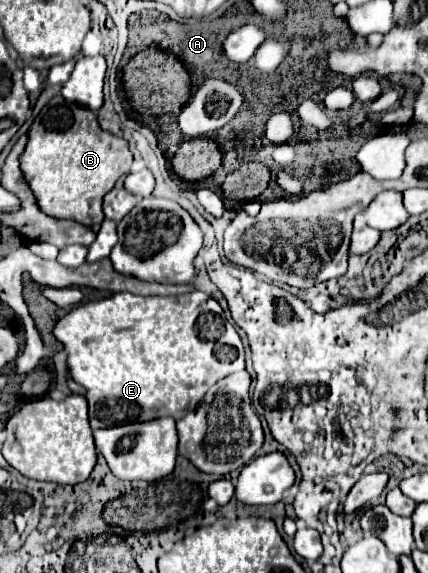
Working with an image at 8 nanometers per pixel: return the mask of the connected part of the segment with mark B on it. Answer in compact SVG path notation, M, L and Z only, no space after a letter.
M69 102L69 130L47 130L37 118L29 128L29 142L19 160L31 190L35 190L37 204L45 214L93 226L103 222L101 200L121 176L129 174L133 154L129 142L105 132L89 108Z

